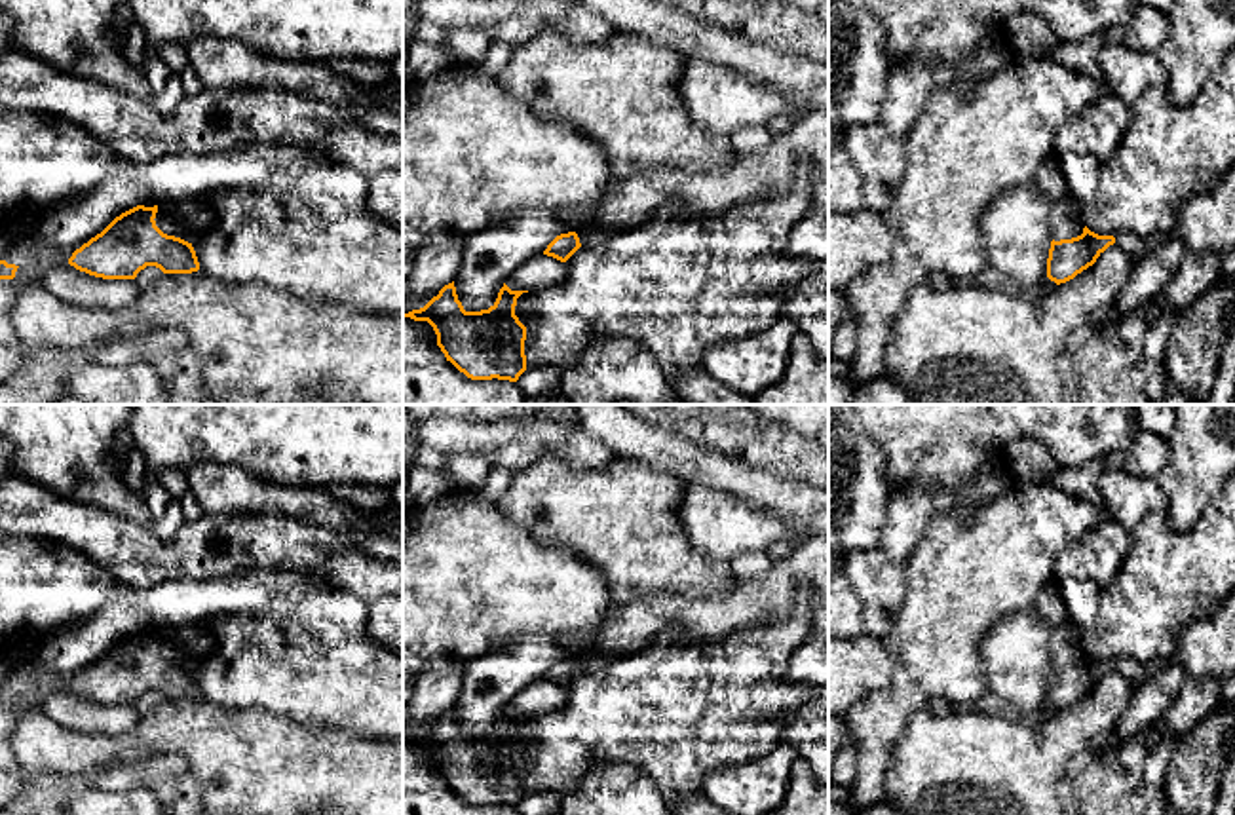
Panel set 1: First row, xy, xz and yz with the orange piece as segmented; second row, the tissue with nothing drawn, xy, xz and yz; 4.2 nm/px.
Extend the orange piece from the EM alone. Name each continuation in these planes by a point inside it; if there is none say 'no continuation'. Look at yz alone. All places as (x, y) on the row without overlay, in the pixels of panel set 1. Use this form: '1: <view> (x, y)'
1: yz (1064, 643)

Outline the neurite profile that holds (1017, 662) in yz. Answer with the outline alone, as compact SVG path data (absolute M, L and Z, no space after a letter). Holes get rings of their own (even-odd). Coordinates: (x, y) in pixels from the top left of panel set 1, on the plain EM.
M1034 606L1003 616L980 642L990 693L1026 716L1049 705L1049 635L1051 627Z

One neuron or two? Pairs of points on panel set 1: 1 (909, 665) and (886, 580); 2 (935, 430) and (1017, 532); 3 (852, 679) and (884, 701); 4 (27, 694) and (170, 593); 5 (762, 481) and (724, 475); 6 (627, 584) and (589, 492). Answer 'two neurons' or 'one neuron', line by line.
1: two neurons
2: two neurons
3: two neurons
4: one neuron
5: one neuron
6: one neuron

